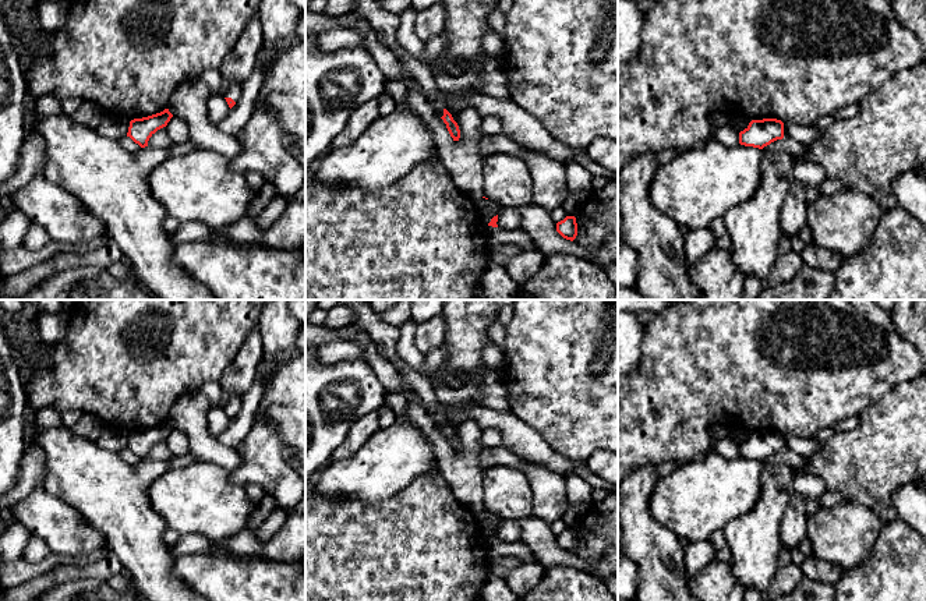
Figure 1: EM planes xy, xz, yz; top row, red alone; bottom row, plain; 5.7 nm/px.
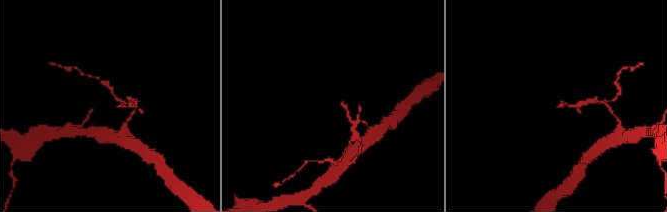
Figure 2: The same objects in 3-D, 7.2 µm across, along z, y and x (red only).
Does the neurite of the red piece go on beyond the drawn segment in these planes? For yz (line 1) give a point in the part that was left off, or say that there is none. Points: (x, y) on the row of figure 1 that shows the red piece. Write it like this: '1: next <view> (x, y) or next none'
1: next none

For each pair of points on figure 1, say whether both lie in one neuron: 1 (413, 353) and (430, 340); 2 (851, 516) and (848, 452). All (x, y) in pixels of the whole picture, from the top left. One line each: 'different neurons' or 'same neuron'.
1: different neurons
2: different neurons

